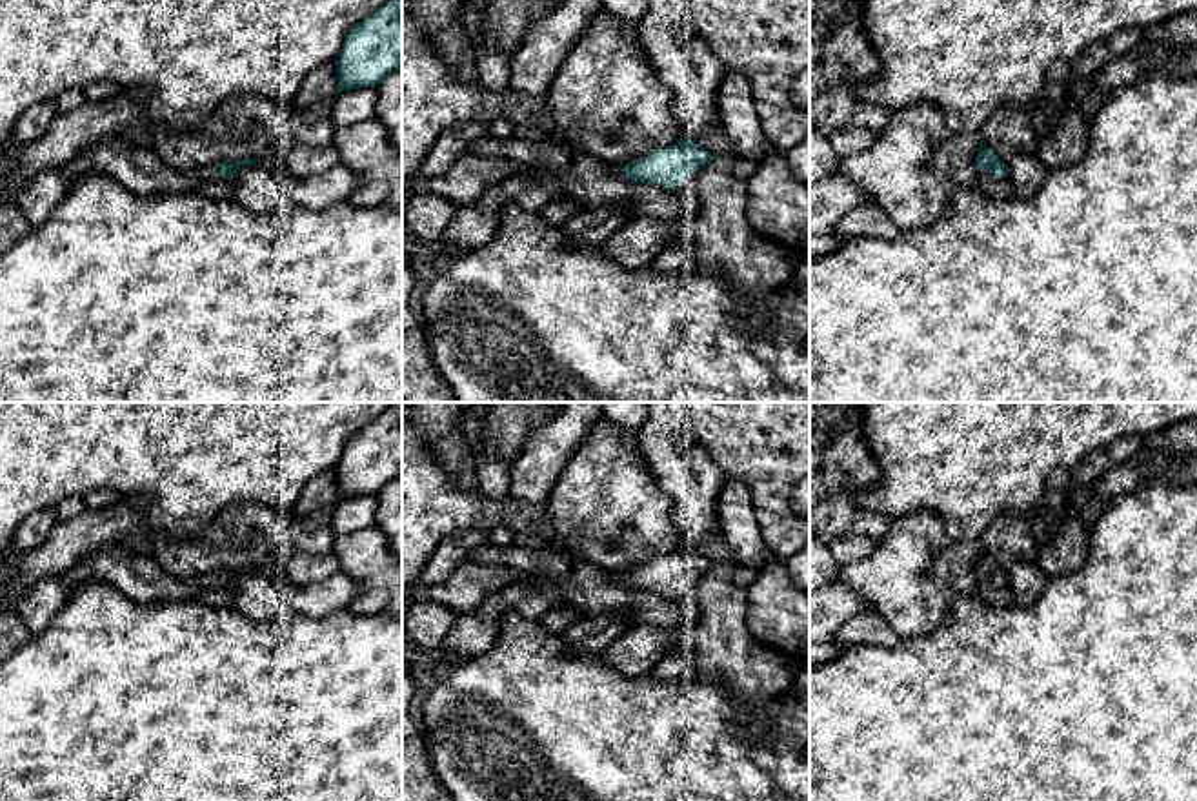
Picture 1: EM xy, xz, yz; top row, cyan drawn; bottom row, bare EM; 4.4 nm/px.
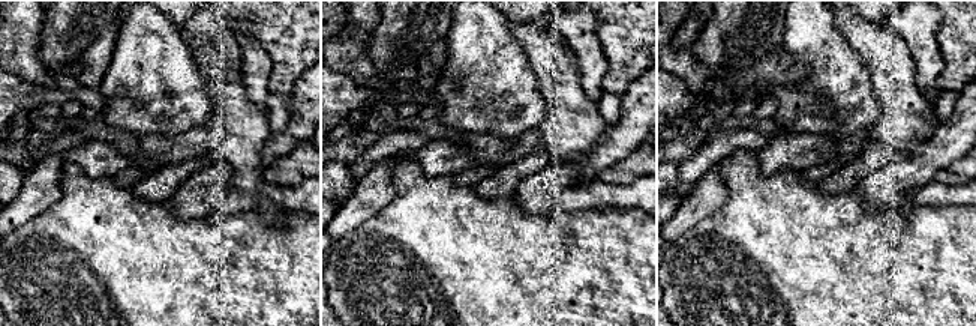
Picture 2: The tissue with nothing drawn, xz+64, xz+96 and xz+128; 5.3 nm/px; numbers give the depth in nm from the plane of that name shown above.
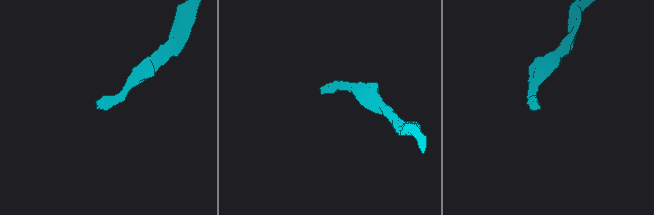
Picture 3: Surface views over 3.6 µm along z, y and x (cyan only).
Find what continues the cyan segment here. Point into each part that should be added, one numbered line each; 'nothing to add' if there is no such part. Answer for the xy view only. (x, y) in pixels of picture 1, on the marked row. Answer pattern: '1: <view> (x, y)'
1: xy (139, 170)

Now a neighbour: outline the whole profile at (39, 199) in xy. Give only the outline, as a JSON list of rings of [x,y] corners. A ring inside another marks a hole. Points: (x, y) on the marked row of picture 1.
[[[62,167],[45,169],[20,191],[15,204],[33,228],[40,226],[67,197],[75,180]]]

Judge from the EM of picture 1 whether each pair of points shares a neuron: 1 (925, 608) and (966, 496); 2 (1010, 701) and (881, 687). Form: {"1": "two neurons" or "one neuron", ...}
{"1": "two neurons", "2": "one neuron"}

